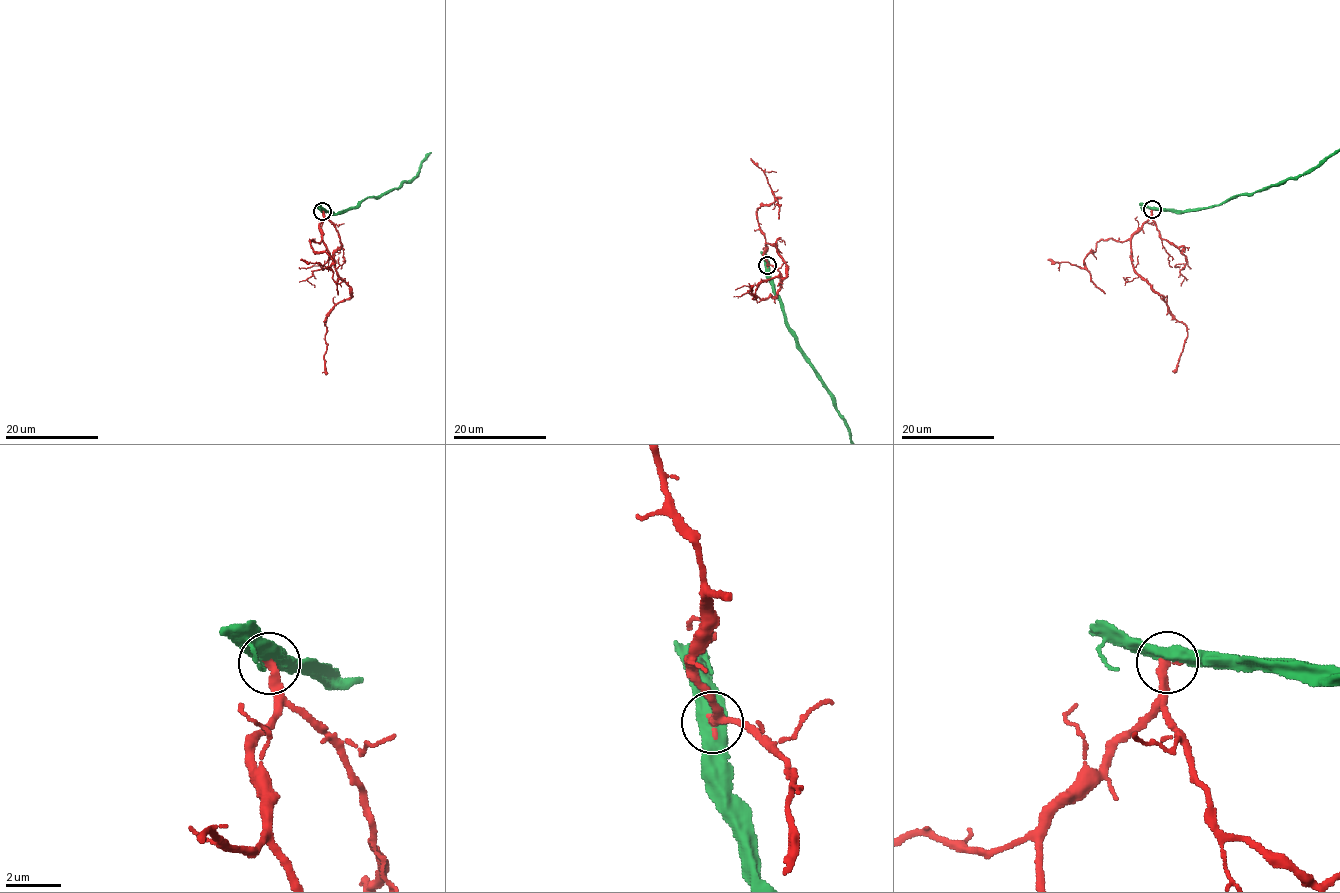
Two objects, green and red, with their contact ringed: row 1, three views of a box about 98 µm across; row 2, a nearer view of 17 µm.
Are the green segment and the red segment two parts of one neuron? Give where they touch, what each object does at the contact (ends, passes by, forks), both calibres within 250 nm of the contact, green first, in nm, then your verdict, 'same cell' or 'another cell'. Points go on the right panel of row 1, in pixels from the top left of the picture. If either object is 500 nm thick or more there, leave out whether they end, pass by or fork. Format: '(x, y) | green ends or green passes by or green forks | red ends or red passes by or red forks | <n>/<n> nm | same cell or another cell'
(1152, 209) | 550/360 nm | same cell

